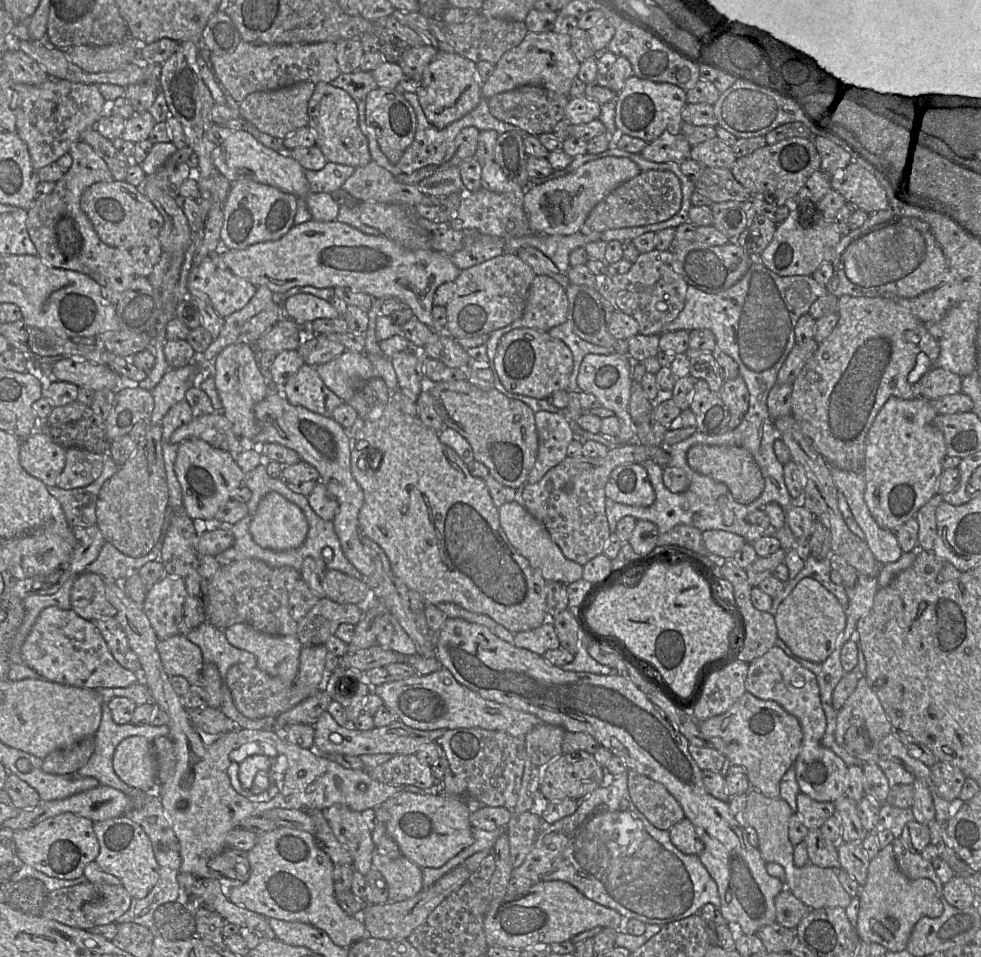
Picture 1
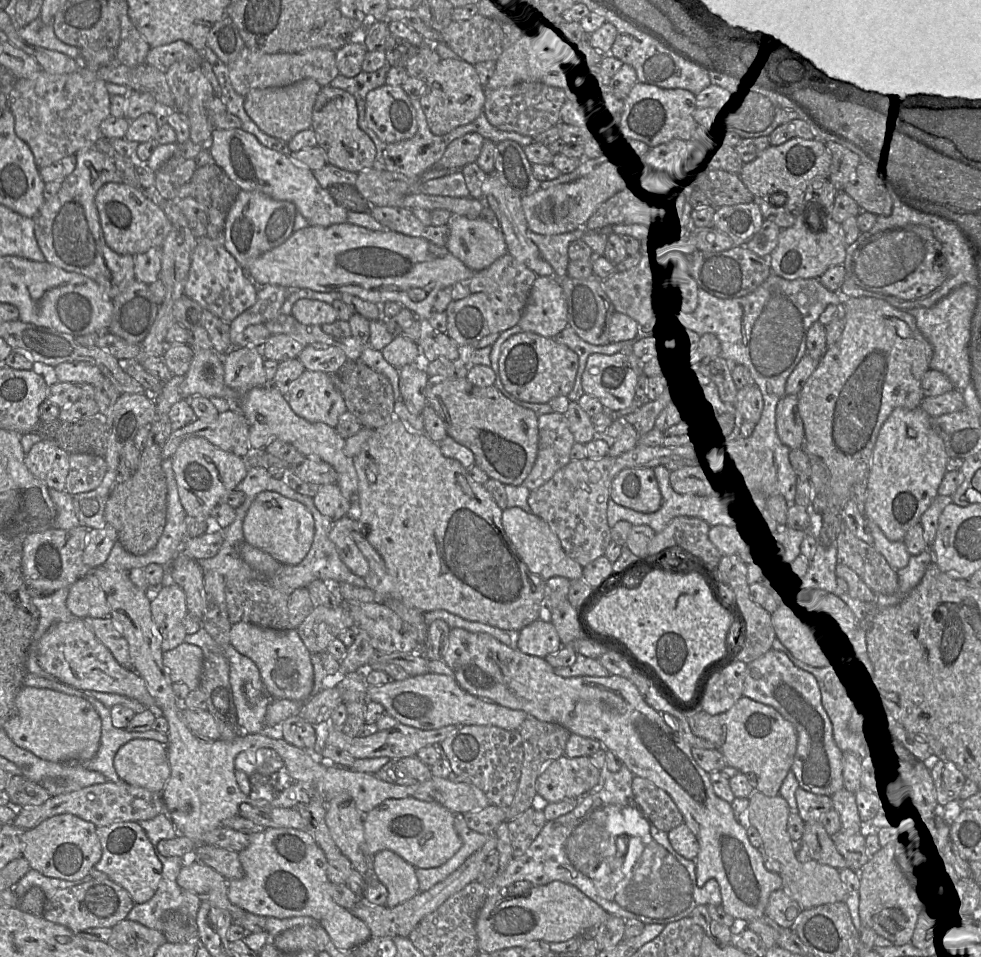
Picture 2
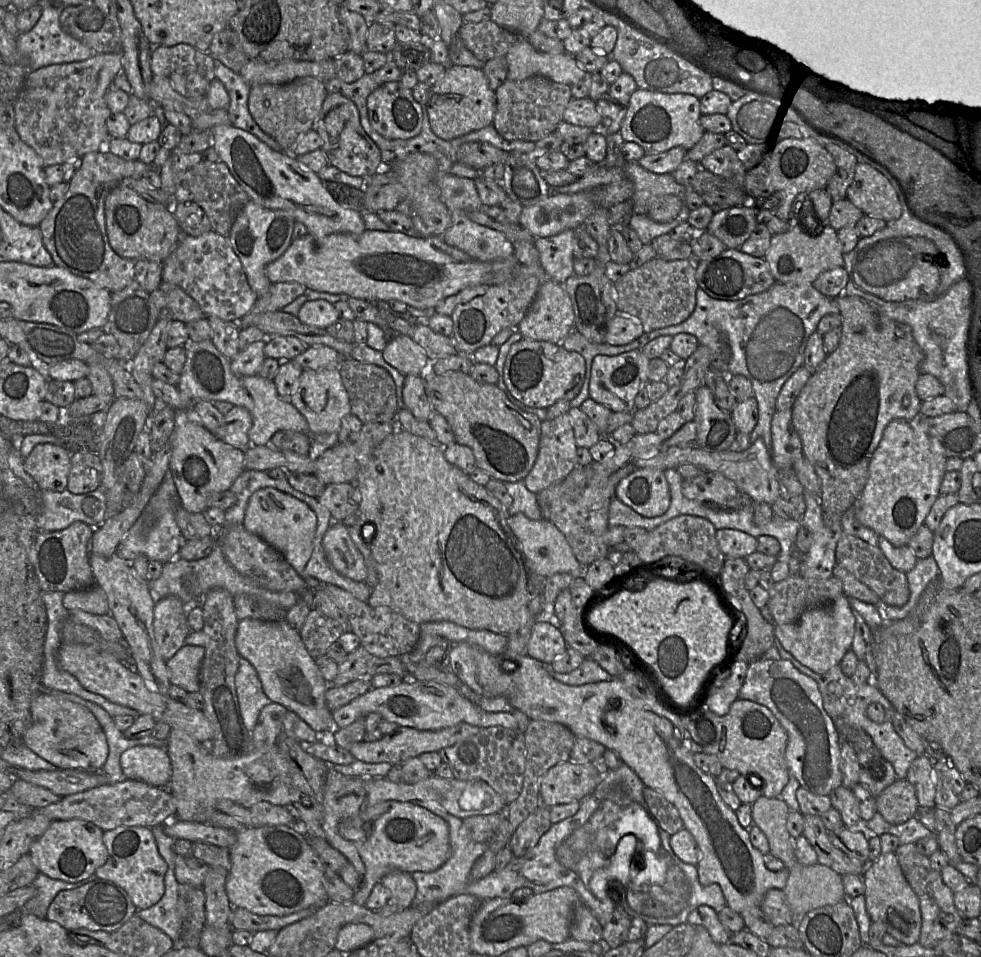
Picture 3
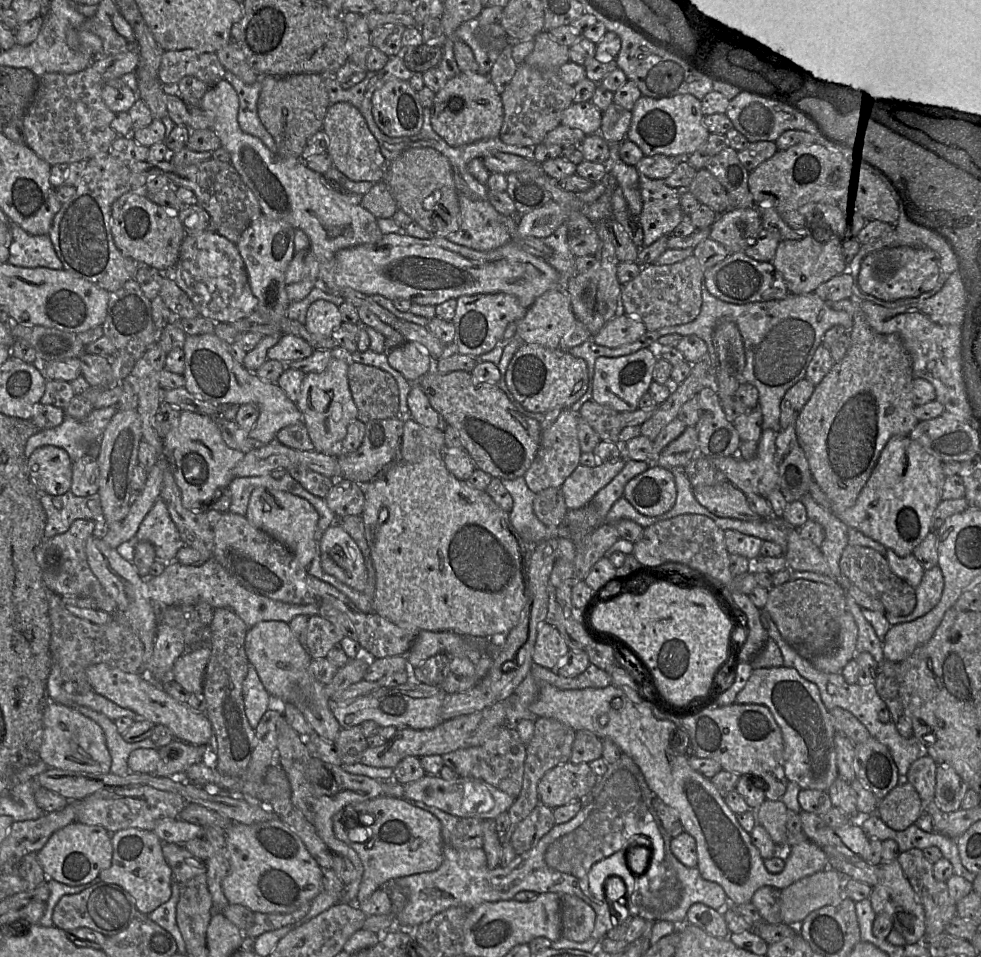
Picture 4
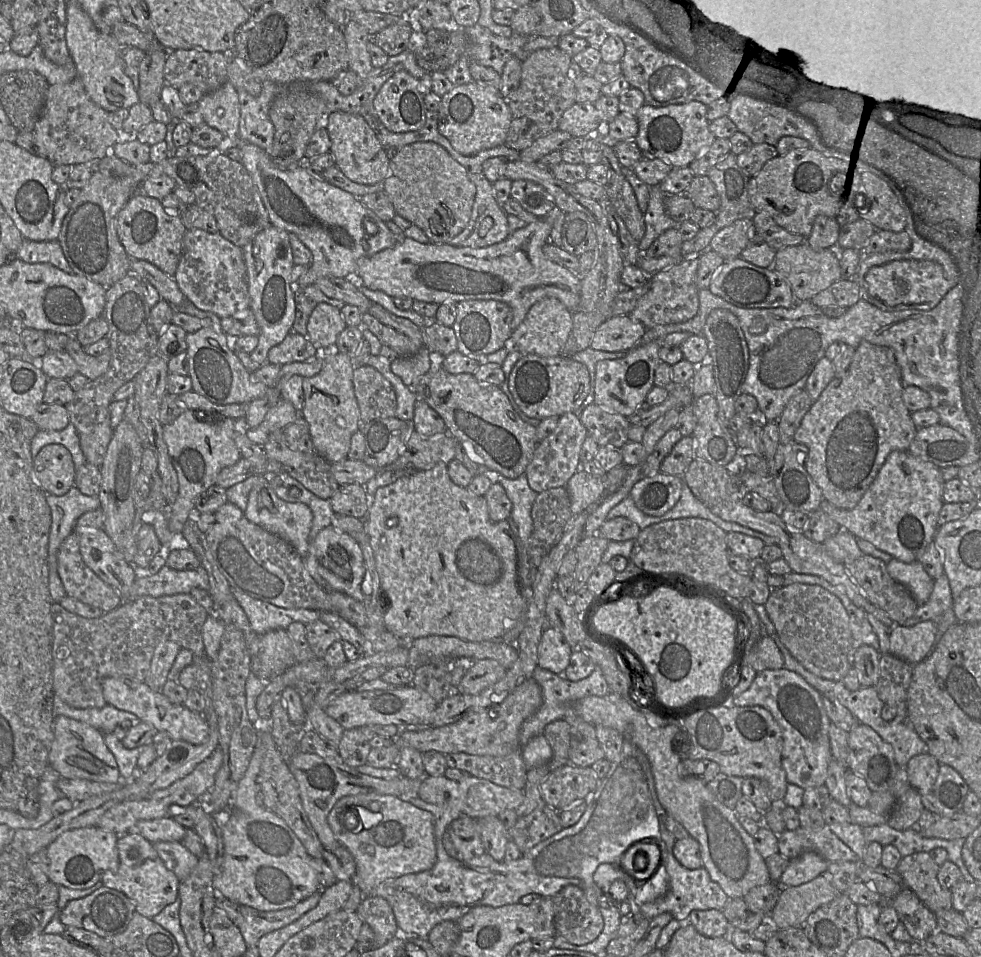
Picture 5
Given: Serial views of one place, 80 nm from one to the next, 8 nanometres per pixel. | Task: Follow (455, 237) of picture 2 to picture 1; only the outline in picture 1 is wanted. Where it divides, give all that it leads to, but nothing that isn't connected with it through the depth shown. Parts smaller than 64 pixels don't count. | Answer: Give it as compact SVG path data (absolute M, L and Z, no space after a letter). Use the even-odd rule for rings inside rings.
M477 231L463 232L467 236L464 246L451 255L452 262L461 271L504 254L504 239Z

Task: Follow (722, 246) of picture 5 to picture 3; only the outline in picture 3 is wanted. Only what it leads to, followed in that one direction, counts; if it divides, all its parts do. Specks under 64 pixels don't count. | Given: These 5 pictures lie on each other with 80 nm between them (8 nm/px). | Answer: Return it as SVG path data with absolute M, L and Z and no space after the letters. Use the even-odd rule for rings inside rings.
M747 202L714 212L707 231L727 248L740 249L755 230L758 210L756 203Z

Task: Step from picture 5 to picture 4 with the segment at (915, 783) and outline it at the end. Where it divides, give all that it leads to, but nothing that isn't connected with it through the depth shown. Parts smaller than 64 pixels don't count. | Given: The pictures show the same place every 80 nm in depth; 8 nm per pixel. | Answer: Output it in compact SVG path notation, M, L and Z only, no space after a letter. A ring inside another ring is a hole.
M927 754L915 760L903 780L908 781L917 791L921 800L934 800L938 764Z

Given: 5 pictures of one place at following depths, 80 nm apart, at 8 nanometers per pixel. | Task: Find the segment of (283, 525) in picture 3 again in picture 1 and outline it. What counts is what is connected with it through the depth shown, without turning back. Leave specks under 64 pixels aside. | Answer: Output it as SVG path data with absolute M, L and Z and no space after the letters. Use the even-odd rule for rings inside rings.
M272 491L260 500L249 531L260 547L286 551L303 544L308 533L308 522L297 505Z

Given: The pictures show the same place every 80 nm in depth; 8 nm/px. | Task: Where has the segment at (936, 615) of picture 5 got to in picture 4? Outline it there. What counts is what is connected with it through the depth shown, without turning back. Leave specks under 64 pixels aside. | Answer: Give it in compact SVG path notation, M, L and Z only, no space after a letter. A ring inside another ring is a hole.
M934 566L925 570L920 584L915 588L916 605L906 616L893 616L884 613L890 625L913 621L932 610L939 602L944 587L943 574L940 567Z

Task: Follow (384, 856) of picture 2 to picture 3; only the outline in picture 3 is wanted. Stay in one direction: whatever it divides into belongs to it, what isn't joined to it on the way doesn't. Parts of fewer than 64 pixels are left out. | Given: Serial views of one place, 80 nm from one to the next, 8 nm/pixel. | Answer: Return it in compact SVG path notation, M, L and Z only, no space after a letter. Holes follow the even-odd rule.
M393 870L381 879L381 883L389 891L389 899L386 905L377 910L382 915L387 916L400 912L412 905L417 886L410 873Z

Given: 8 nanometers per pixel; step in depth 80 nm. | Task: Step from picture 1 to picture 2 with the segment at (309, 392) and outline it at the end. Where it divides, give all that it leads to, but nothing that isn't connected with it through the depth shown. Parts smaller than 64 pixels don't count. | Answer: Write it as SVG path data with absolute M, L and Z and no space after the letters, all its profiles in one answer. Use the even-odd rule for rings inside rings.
M305 369L292 383L286 399L291 409L298 416L311 423L322 422L333 428L337 426L339 416L347 411L344 398L335 386L331 375L321 371Z

